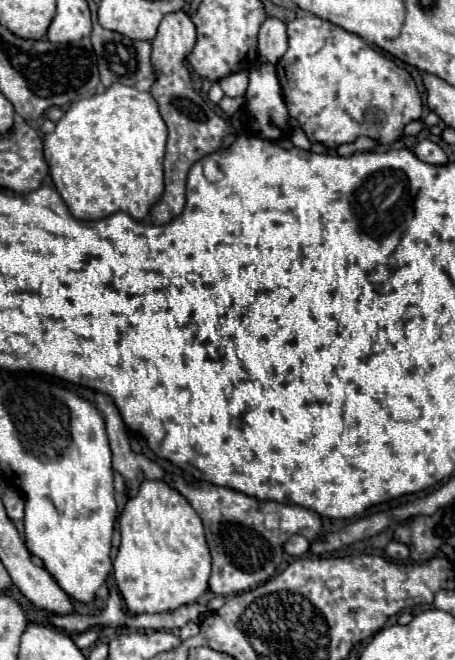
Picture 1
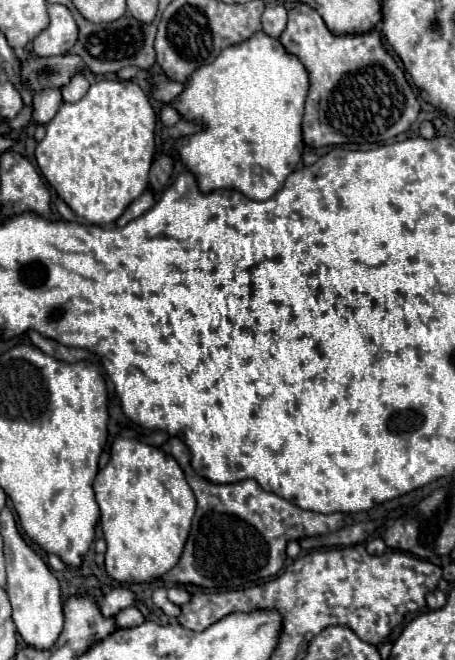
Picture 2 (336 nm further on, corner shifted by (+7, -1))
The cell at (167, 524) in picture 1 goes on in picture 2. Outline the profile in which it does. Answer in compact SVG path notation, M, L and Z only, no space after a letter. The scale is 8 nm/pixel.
M124 427L112 441L108 465L96 475L94 499L100 507L100 523L108 543L106 571L112 579L150 583L178 563L194 517L196 499L172 455L138 441L136 431Z

